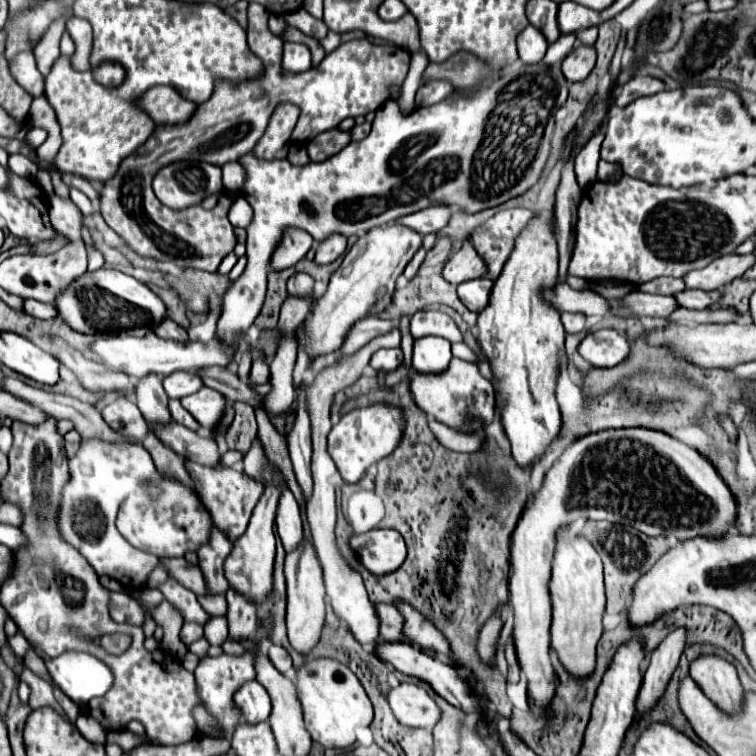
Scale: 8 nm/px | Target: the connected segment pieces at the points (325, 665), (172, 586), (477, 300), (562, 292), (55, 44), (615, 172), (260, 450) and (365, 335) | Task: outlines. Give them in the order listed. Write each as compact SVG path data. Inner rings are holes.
M315 659L307 661L295 675L297 697L303 705L305 727L313 741L329 749L347 749L355 743L355 729L369 727L373 721L373 705L357 681L355 673L339 661Z
M167 579L159 591L165 595L165 599L175 607L179 609L179 613L183 615L183 621L199 621L199 625L205 625L211 617L203 611L203 607L199 605L197 597L193 591L185 589L181 583L177 583L175 579Z
M479 277L473 281L465 281L457 287L457 295L461 299L461 303L469 309L469 311L483 311L487 307L487 299L491 295L491 287L493 281Z
M557 283L553 291L545 291L545 297L563 313L585 313L585 315L607 315L611 311L611 303L601 295L583 289L571 289L567 283Z
M57 19L51 29L47 31L47 35L39 41L39 45L35 47L35 59L37 59L37 67L43 75L49 73L49 69L53 67L55 59L59 57L59 39L65 31L65 21Z
M599 161L599 179L601 181L617 181L621 177L621 169L617 165Z
M259 439L253 441L251 449L247 451L247 455L243 459L243 465L245 465L245 473L249 473L249 477L253 475L253 477L257 477L257 481L261 481L261 473L269 465L269 459L267 459L265 447L259 443Z
M365 317L361 319L347 335L343 347L339 349L339 353L345 353L345 355L351 355L355 353L357 349L361 349L365 343L369 343L373 337L377 335L385 335L389 333L389 329L393 329L395 323L393 321L387 321L387 319L379 319L379 317Z

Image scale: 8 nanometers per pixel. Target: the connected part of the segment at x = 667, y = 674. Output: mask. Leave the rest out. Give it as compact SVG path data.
M675 629L653 651L651 663L645 671L639 697L637 697L637 719L641 719L645 711L651 711L657 705L657 701L665 695L665 689L679 665L683 645L685 645L685 629Z

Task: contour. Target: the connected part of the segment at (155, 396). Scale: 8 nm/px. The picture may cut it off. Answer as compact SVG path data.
M153 373L147 377L141 377L135 389L135 395L137 395L137 407L141 409L149 425L159 425L159 423L167 425L173 421L167 409L169 397L161 385L161 377Z

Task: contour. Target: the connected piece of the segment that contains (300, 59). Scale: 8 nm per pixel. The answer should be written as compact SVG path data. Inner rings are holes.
M285 43L283 45L283 69L291 73L301 73L311 67L311 53L305 43Z

